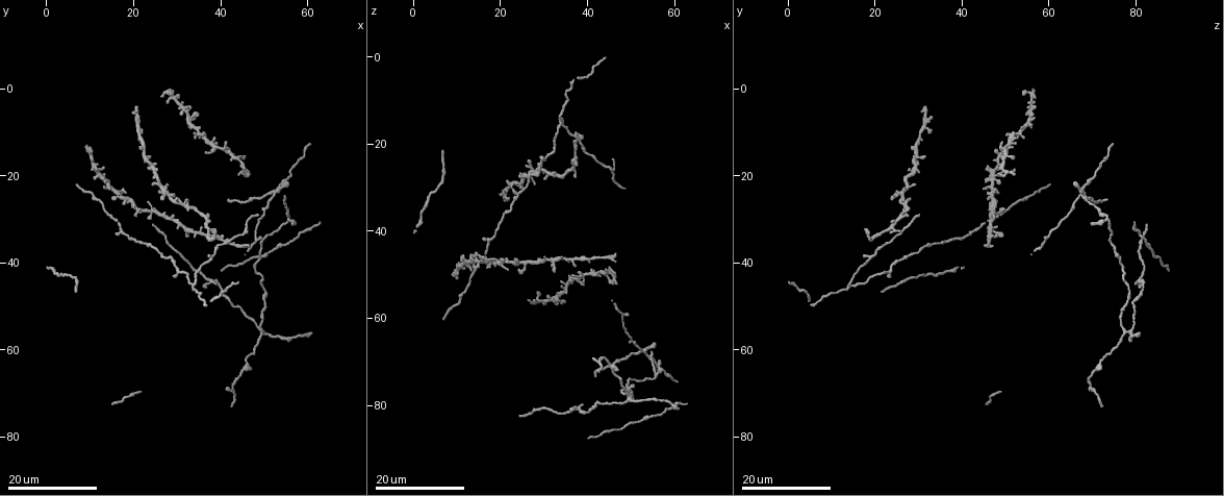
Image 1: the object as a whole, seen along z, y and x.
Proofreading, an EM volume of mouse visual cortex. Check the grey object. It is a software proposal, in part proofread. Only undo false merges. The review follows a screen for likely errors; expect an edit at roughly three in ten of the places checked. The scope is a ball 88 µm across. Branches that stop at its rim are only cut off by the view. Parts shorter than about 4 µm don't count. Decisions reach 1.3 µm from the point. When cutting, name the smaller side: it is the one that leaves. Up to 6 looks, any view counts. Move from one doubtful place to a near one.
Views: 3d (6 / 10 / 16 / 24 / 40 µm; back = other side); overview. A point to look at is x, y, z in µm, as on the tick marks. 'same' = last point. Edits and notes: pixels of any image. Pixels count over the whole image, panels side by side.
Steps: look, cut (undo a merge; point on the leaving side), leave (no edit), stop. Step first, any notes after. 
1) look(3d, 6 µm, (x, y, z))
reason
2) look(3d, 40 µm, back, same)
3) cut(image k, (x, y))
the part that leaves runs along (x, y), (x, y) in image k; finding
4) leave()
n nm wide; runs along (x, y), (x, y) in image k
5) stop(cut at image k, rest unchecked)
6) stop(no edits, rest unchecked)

look(3d, 24 µm, (39.5, 44.0, 82.0))

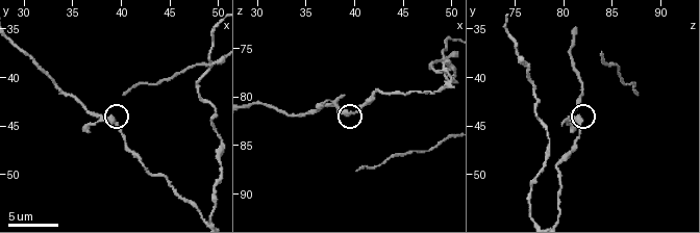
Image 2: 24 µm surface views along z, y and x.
look(3d, 6 µm, (39.2, 44.2, 81.8))

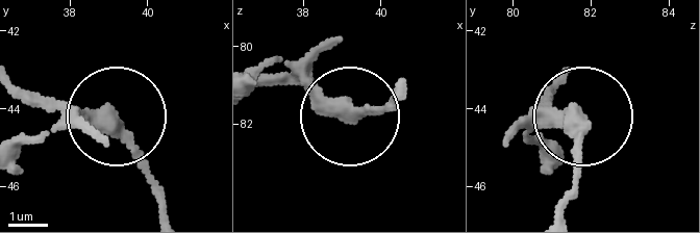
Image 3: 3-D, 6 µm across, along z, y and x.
leave()
runs along (167, 214), (117, 118), (33, 104) in image 3; one cell here

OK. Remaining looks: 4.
look(3d, 24 µm, (49.5, 55.5, 77.5))
three arms meet

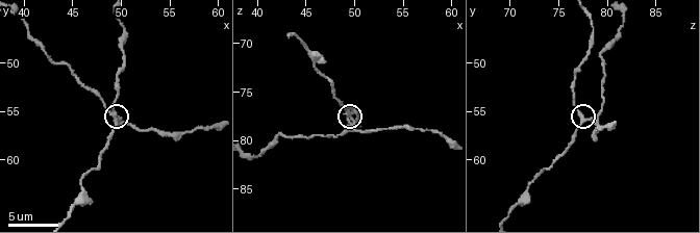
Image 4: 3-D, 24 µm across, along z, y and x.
look(3d, 6 µm, (49.6, 55.6, 77.8))
closer look

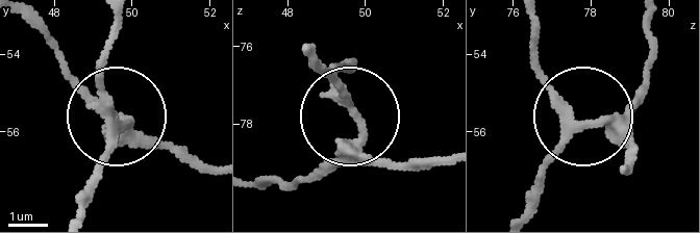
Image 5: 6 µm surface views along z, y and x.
cut(image 5, (106, 131))
270 nm wide; the part that leaves runs along (620, 129), (594, 123), (554, 89), (534, 50), (534, 20) in image 5; two cells meet here

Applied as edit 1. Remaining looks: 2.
stop(cut at image 5, rest unchecked)

